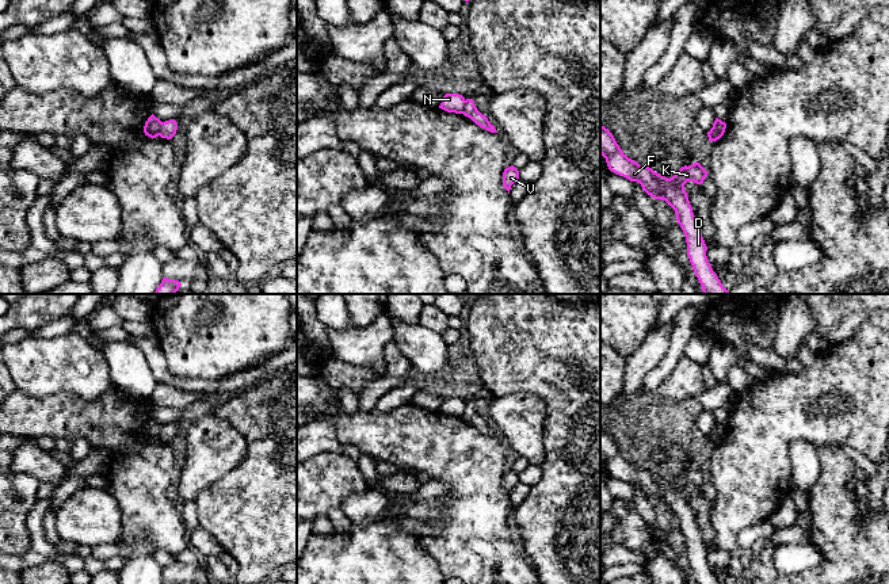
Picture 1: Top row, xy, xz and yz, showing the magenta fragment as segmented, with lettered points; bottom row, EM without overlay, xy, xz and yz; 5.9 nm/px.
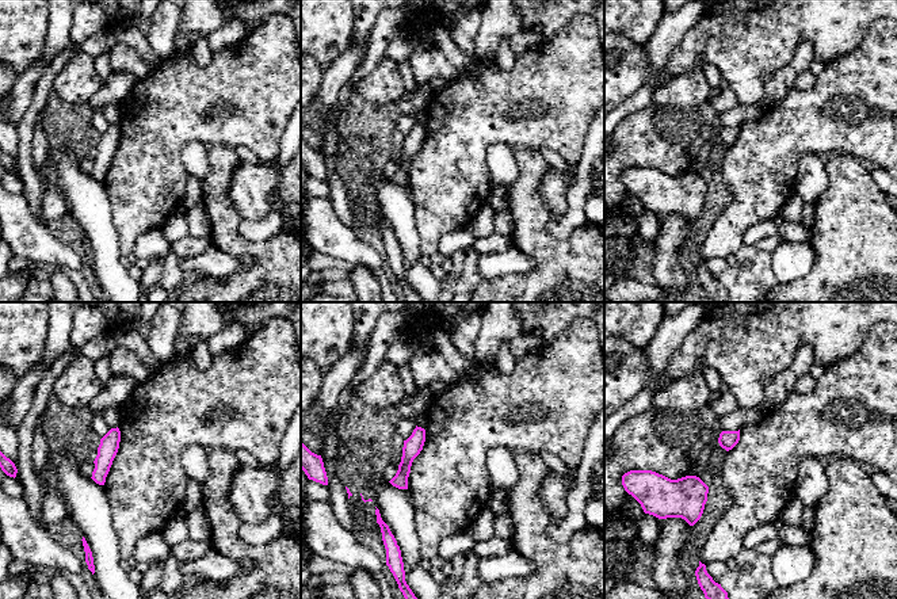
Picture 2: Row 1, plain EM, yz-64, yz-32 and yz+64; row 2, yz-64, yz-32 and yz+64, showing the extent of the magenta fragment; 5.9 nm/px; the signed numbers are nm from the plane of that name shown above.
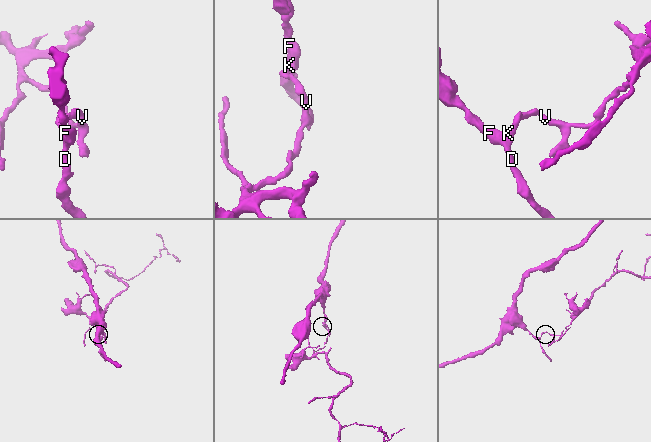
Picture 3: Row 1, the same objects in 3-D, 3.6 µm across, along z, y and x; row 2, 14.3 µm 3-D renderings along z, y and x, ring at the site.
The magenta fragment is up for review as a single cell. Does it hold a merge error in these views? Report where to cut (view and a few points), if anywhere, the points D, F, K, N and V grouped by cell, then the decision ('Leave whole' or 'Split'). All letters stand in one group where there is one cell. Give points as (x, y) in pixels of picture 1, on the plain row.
Split along xy (161, 426), (159, 438). Groups: D F K N / V. Split

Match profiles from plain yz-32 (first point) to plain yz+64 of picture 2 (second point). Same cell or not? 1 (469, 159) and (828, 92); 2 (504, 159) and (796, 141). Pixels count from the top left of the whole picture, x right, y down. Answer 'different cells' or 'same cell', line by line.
1: same cell
2: different cells

